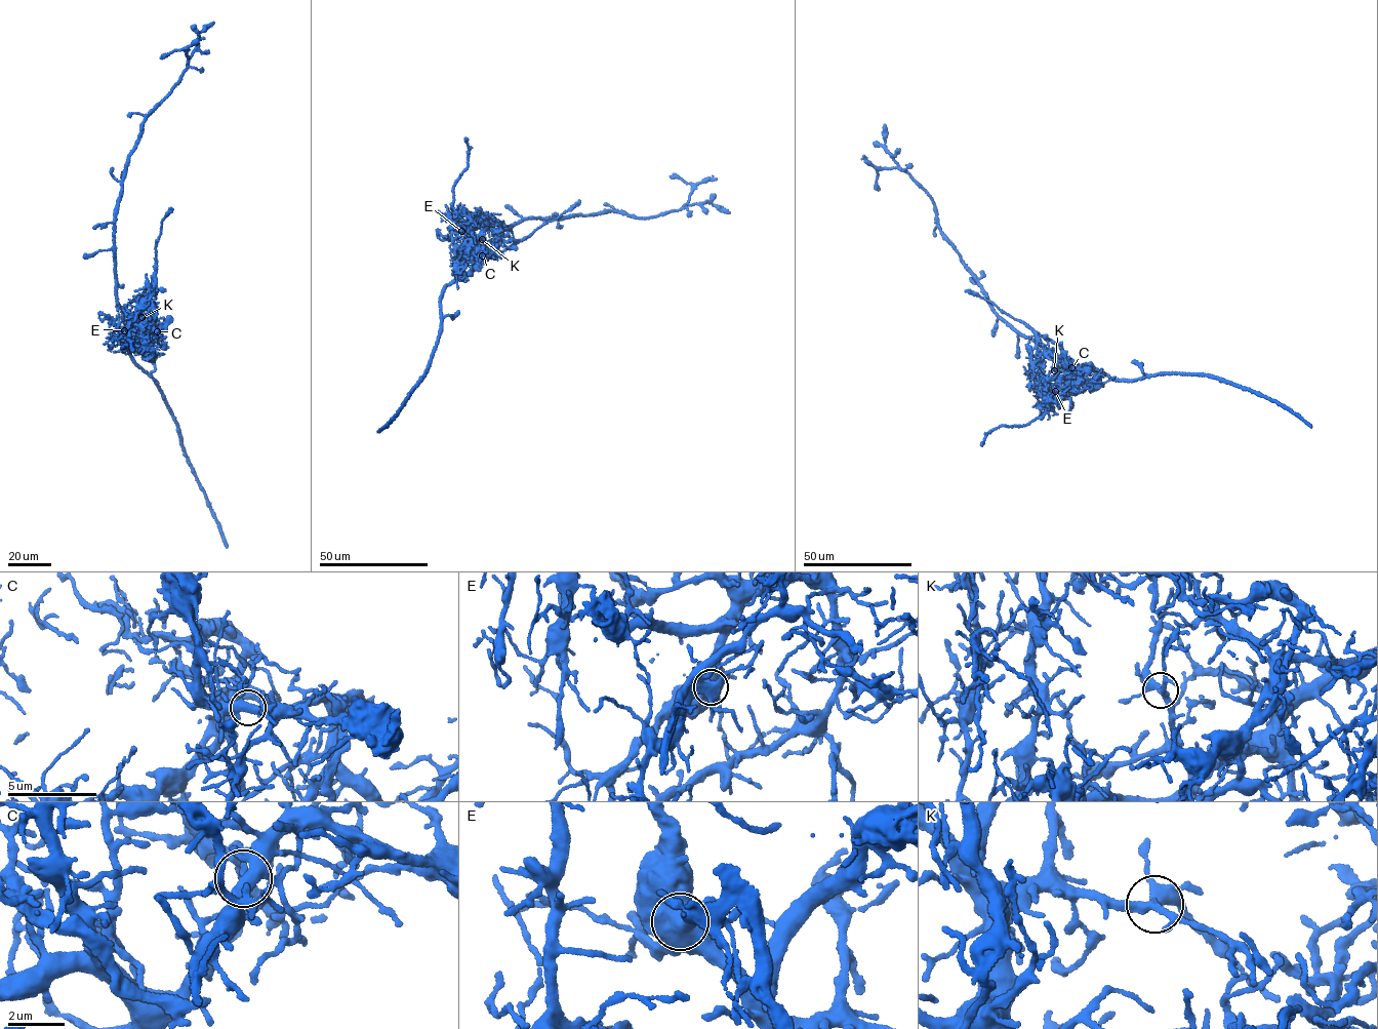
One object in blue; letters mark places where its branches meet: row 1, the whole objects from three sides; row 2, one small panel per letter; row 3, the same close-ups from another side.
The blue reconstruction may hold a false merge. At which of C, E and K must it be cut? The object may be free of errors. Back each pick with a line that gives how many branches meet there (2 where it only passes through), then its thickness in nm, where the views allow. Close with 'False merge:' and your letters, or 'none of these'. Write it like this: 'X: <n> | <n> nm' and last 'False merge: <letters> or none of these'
False merge: none of these

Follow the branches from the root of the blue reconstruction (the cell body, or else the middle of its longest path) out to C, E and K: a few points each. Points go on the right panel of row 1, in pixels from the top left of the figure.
C: (1062, 361), (1098, 370), (1090, 364), (1071, 367)
E: (1062, 361), (1098, 370), (1084, 365), (1072, 369), (1059, 380), (1055, 391)
K: (1062, 361), (1098, 370), (1084, 365), (1060, 378), (1054, 370)

